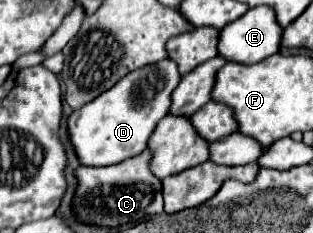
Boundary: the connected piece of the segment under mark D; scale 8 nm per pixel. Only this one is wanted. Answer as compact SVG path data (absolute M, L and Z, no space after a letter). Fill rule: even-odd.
M161 60L129 72L111 90L75 110L67 118L67 134L79 162L83 166L113 166L141 154L147 148L147 140L157 122L167 116L171 92L179 80L181 76L177 72L177 64L173 60Z

